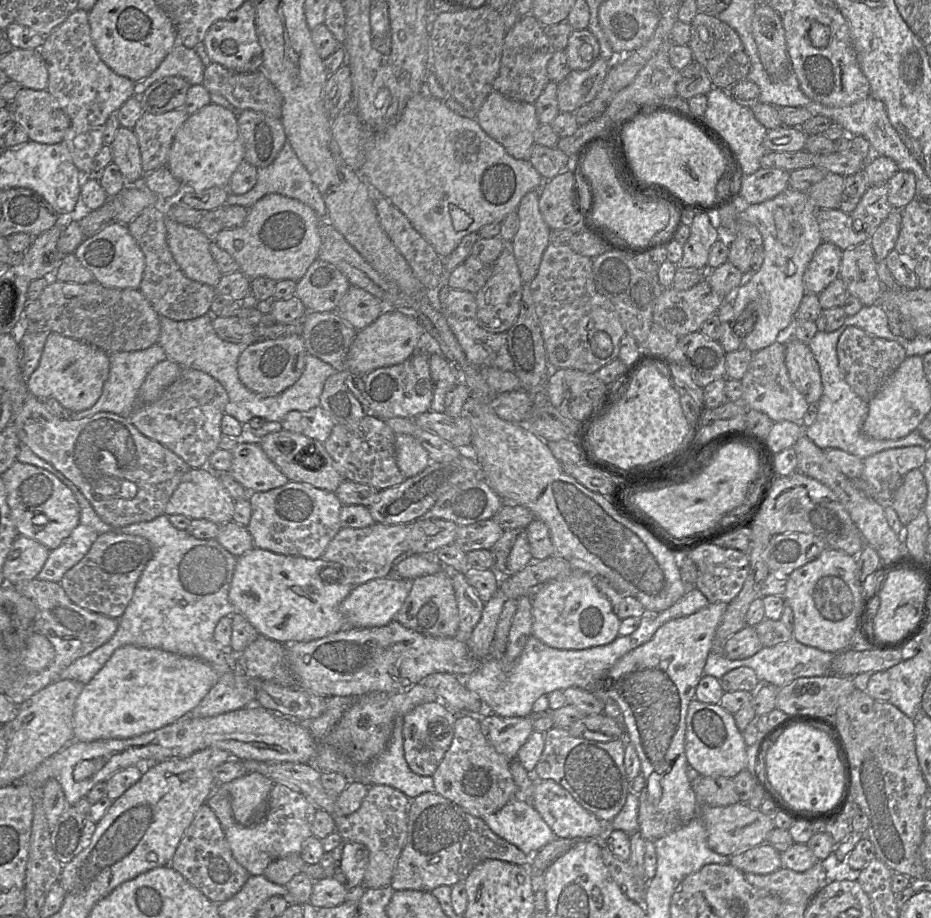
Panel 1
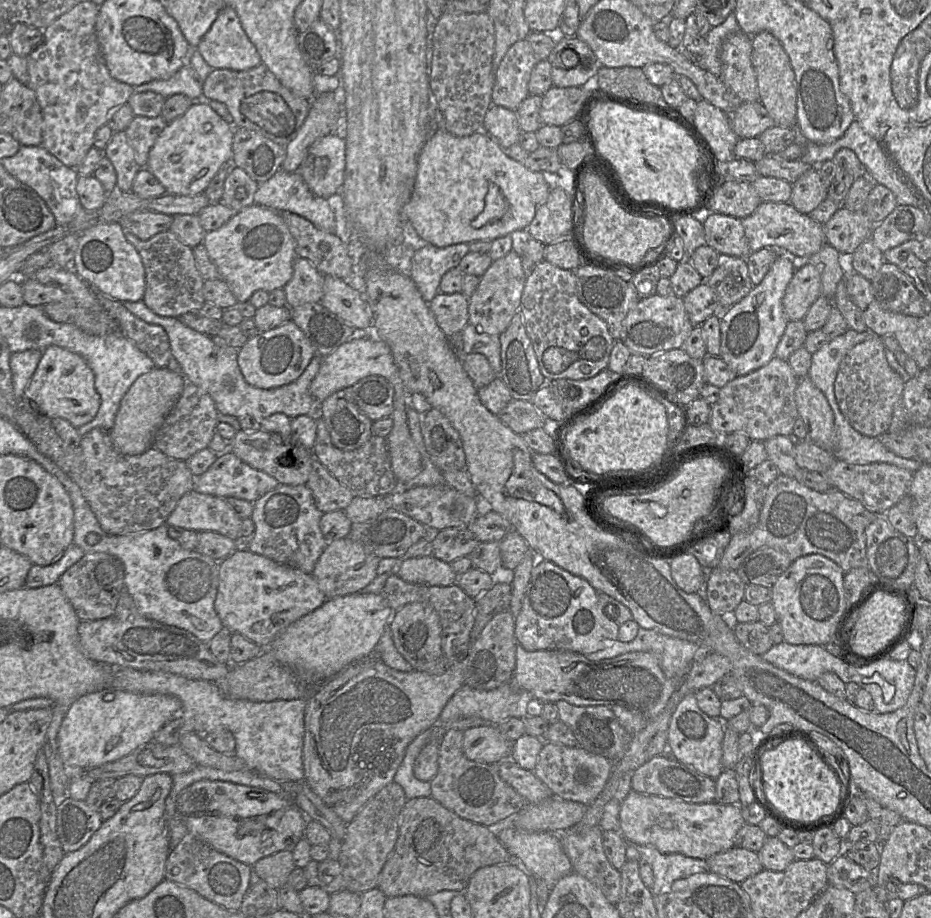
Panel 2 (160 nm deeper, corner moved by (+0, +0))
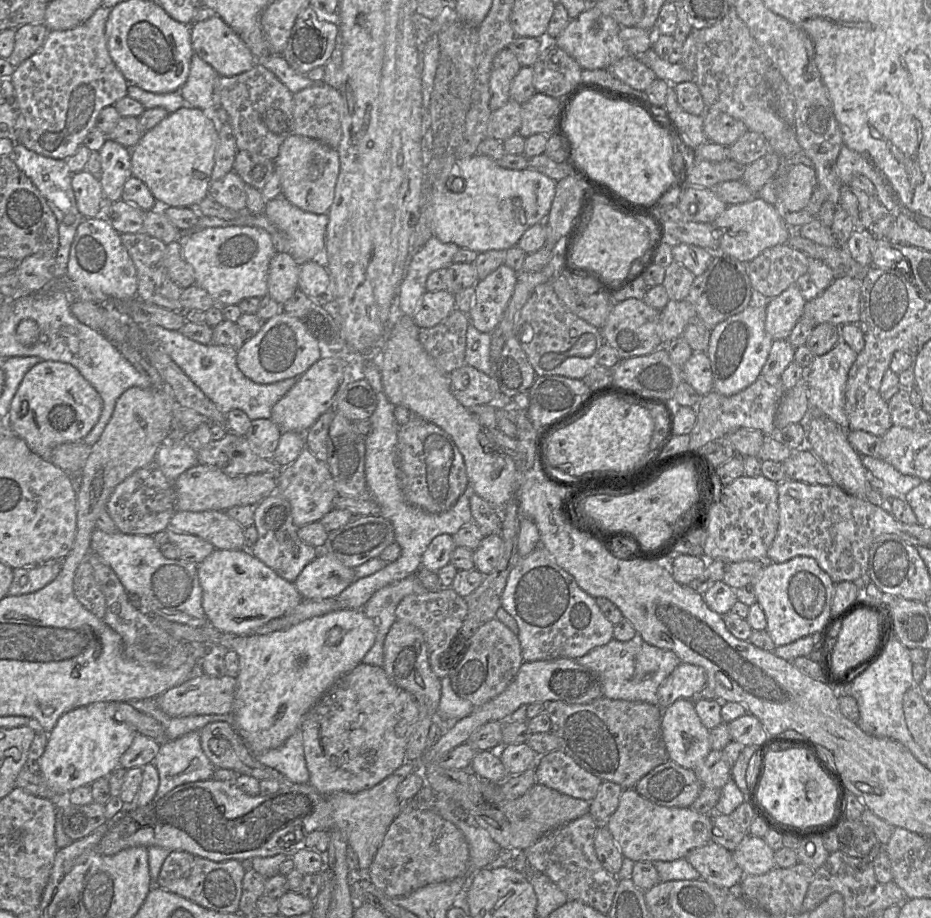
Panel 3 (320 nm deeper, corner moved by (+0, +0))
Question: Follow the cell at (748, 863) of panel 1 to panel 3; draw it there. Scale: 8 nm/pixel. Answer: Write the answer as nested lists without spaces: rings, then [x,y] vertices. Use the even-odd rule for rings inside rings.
[[[710,841],[688,853],[685,859],[701,878],[722,889],[736,890],[744,872],[734,861],[732,851]]]

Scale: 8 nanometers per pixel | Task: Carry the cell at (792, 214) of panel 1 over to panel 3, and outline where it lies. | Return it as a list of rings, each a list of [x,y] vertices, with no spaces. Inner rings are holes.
[[[752,289],[748,306],[712,328],[706,354],[713,373],[713,390],[734,395],[750,386],[759,376],[773,343],[765,331],[766,307],[770,298]]]

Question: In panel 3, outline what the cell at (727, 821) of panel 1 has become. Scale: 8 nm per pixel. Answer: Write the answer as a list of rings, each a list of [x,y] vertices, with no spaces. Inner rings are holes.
[[[634,788],[624,789],[619,806],[605,822],[624,857],[632,861],[674,861],[685,858],[690,851],[712,841],[712,814],[701,814],[690,807],[672,808],[657,805],[642,797]]]

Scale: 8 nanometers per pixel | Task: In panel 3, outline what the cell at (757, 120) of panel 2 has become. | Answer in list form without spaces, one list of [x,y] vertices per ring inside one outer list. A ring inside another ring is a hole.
[[[706,110],[703,131],[708,142],[729,147],[748,129],[746,125],[719,110]]]

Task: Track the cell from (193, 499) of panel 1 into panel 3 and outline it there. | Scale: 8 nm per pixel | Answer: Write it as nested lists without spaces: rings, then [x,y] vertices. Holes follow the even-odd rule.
[[[175,511],[169,528],[198,536],[219,550],[241,550],[244,528],[225,511]]]

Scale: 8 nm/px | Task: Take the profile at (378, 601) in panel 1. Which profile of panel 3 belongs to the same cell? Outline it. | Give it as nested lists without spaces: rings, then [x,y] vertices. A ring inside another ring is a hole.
[[[341,609],[323,616],[302,621],[287,630],[265,635],[234,635],[224,633],[210,624],[191,627],[152,616],[152,621],[177,640],[199,642],[206,645],[222,645],[233,650],[239,658],[239,671],[236,675],[236,688],[233,704],[233,727],[240,735],[249,751],[260,755],[268,750],[280,747],[300,727],[307,712],[334,682],[352,671],[361,662],[375,642],[376,626],[362,610]]]

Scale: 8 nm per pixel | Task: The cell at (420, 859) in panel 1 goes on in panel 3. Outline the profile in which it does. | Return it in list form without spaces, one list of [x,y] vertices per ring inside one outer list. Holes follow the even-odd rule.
[[[404,805],[385,833],[368,870],[368,879],[390,898],[405,897],[426,885],[463,876],[467,872],[468,862],[468,843],[453,823],[445,820],[433,808],[417,809]]]

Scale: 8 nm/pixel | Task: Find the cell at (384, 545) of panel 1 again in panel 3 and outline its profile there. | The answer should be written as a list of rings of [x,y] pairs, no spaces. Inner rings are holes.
[[[319,555],[306,565],[294,585],[303,600],[335,598],[354,581],[354,569],[335,557]]]

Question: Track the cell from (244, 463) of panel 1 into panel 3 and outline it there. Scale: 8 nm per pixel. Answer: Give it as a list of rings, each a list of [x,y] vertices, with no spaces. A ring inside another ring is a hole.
[[[198,463],[183,472],[174,481],[174,487],[176,511],[226,511],[233,506],[256,506],[266,497],[276,493],[277,482],[275,475],[272,474],[230,477],[214,466]]]

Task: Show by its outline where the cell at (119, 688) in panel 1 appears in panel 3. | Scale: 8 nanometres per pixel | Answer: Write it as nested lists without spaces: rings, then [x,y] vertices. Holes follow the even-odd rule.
[[[96,702],[63,714],[48,734],[45,751],[40,758],[40,774],[49,787],[59,796],[67,795],[81,786],[90,786],[94,781],[108,777],[119,767],[119,760],[131,746],[136,731],[127,723],[114,719],[116,705],[121,702]]]

